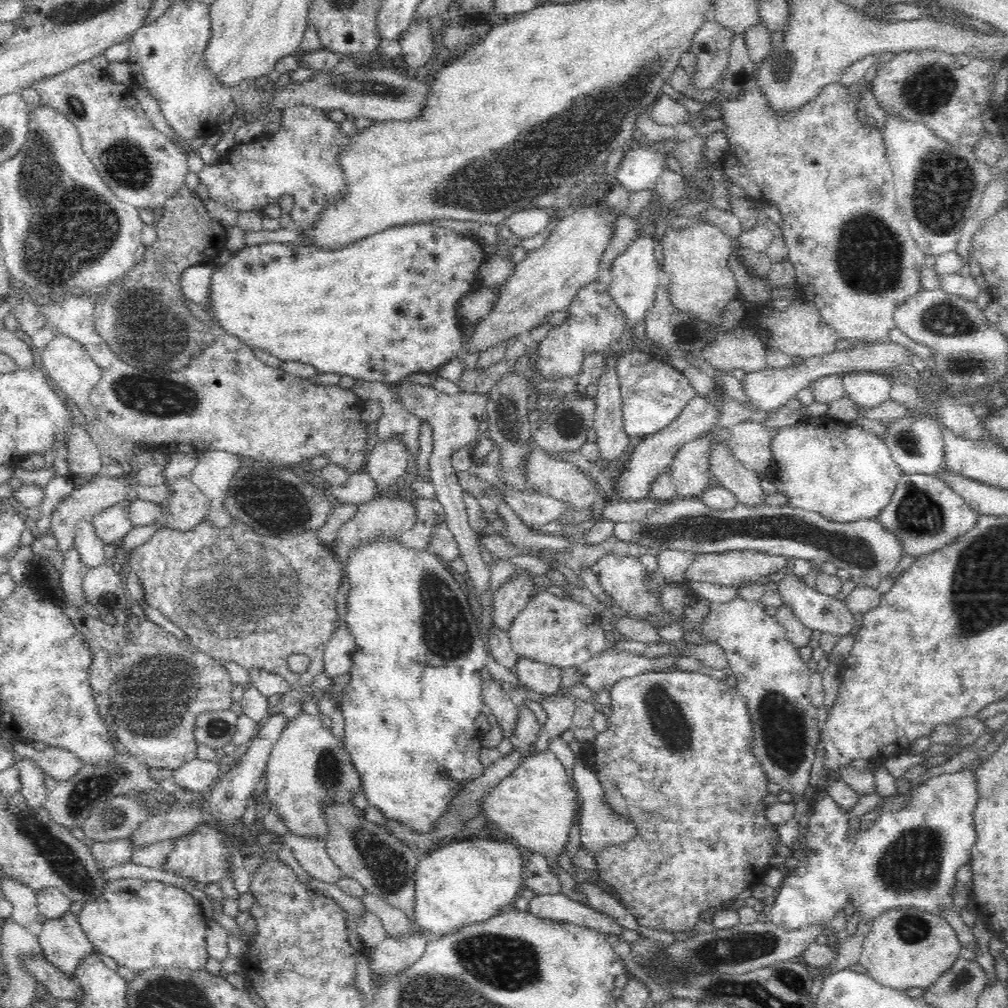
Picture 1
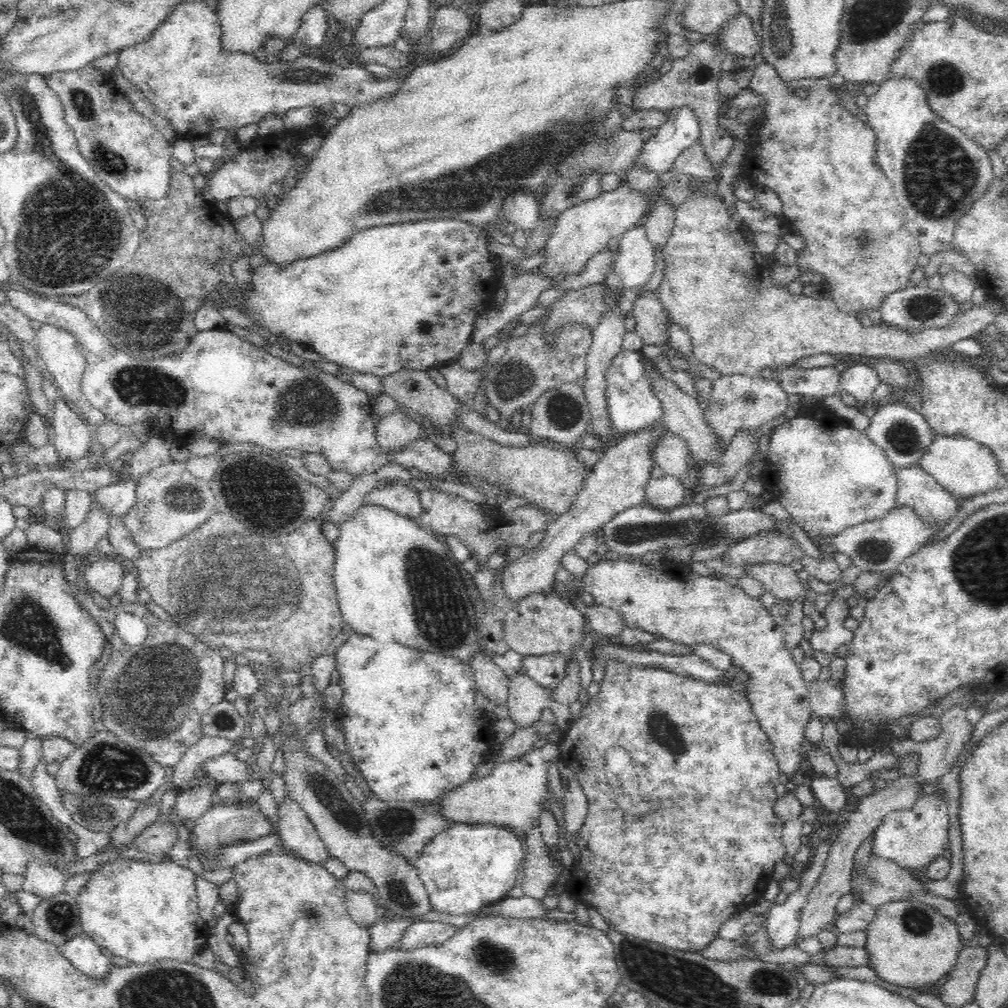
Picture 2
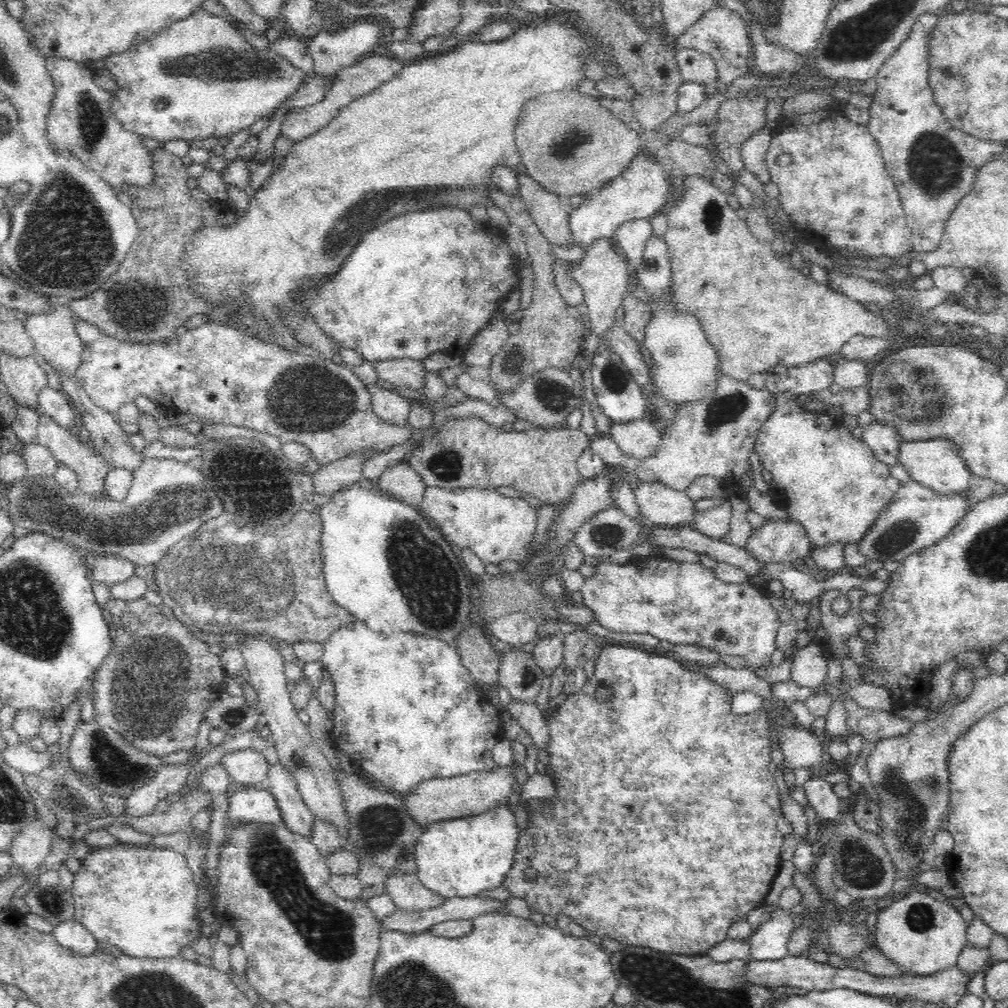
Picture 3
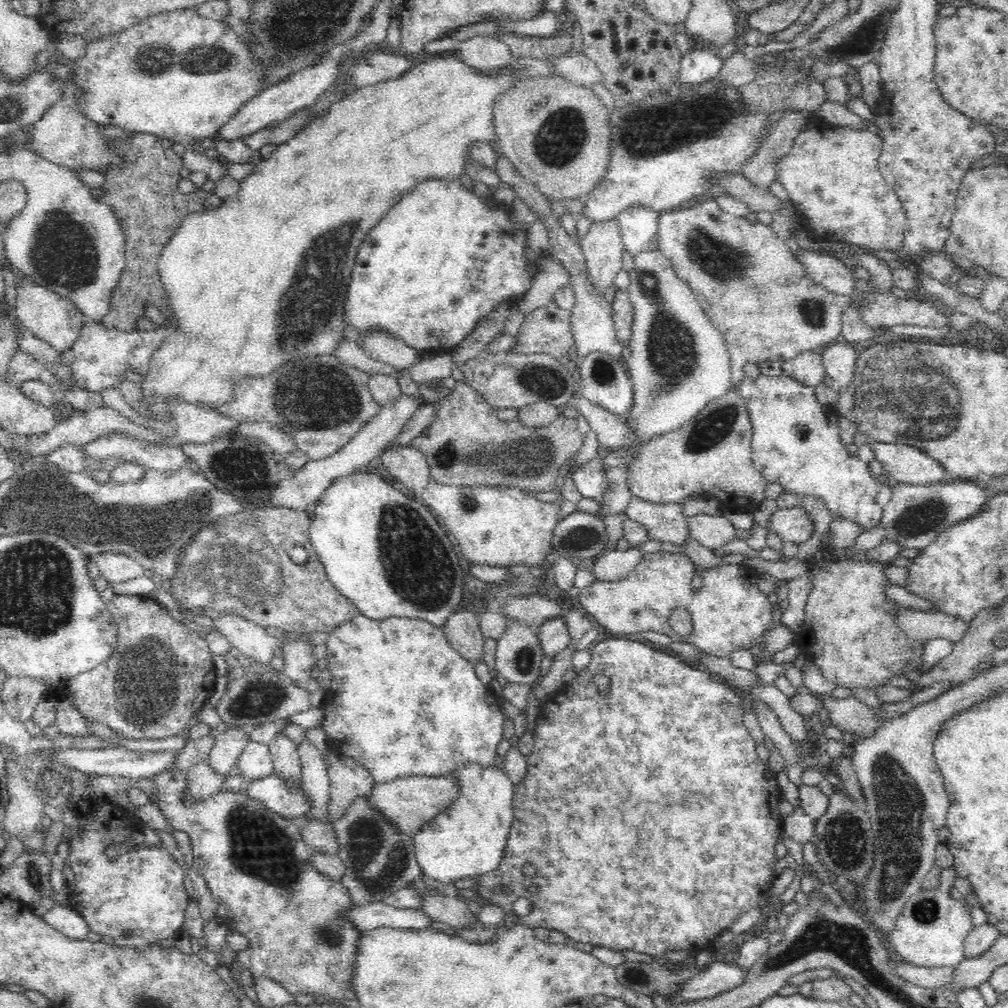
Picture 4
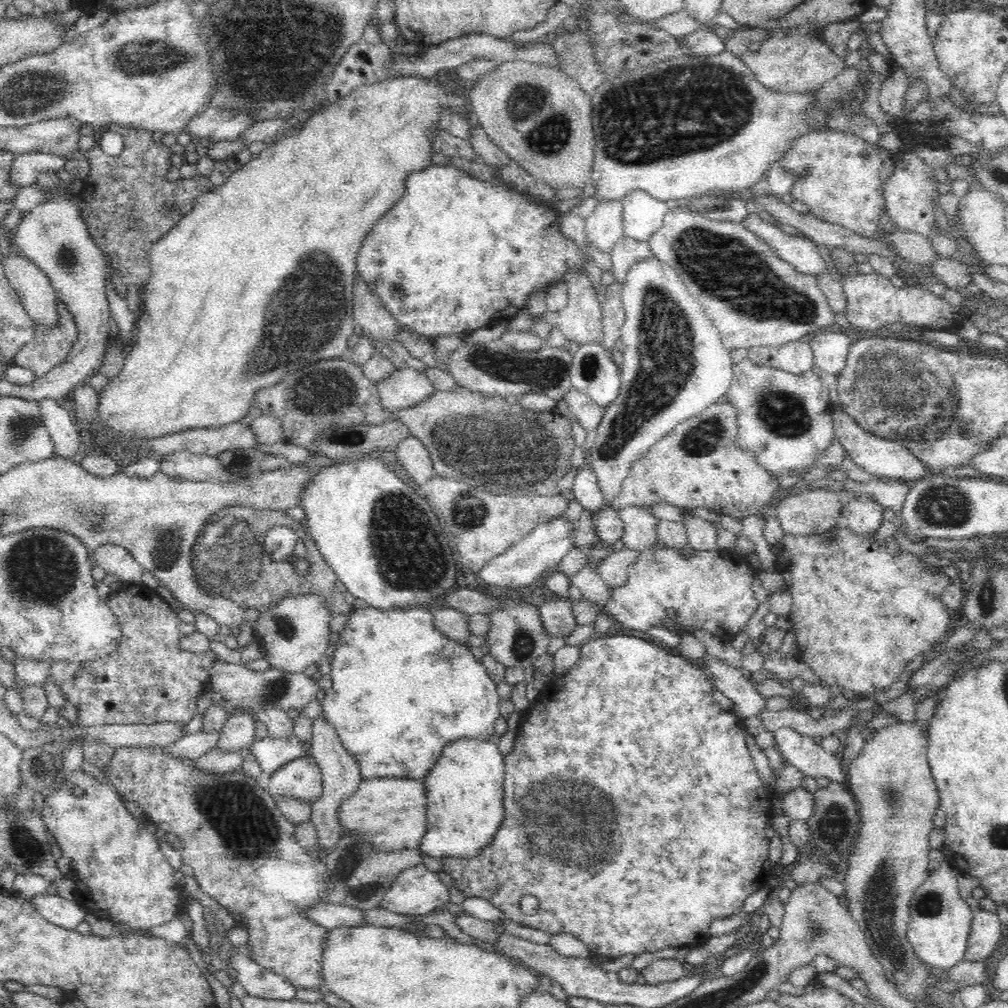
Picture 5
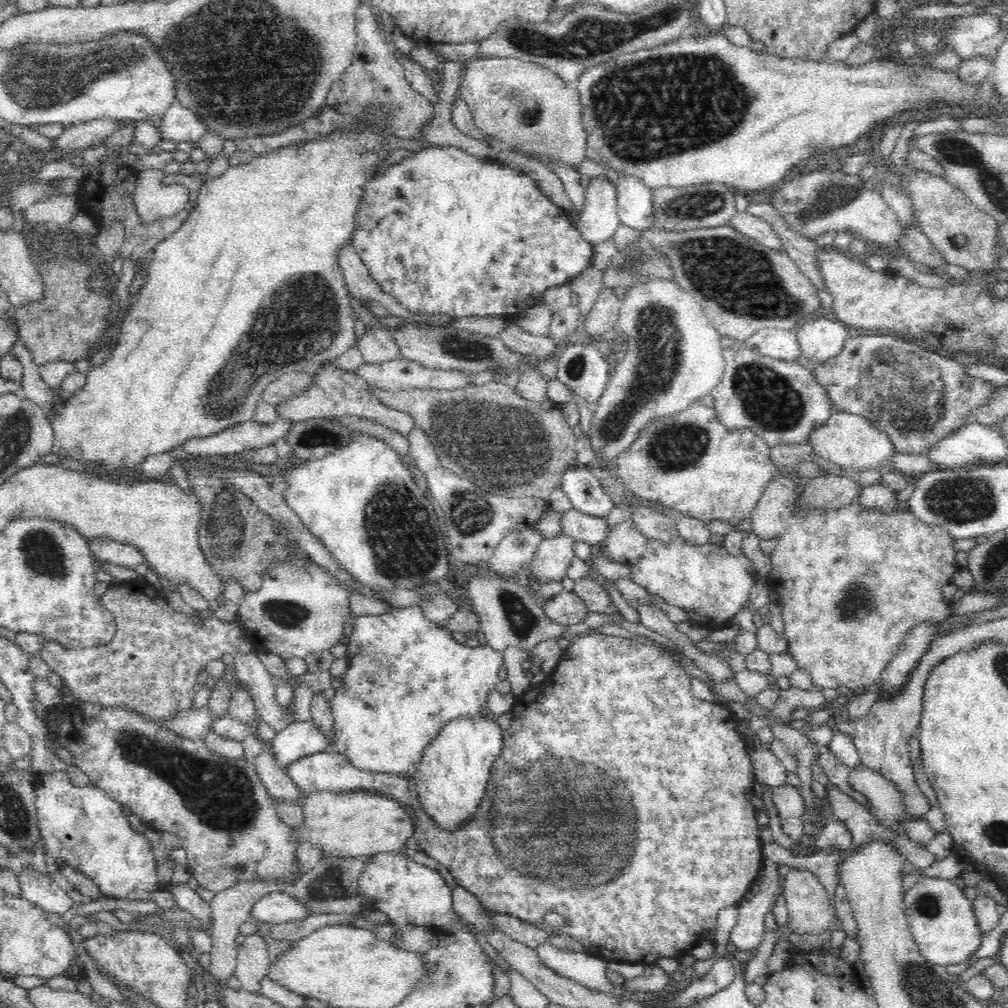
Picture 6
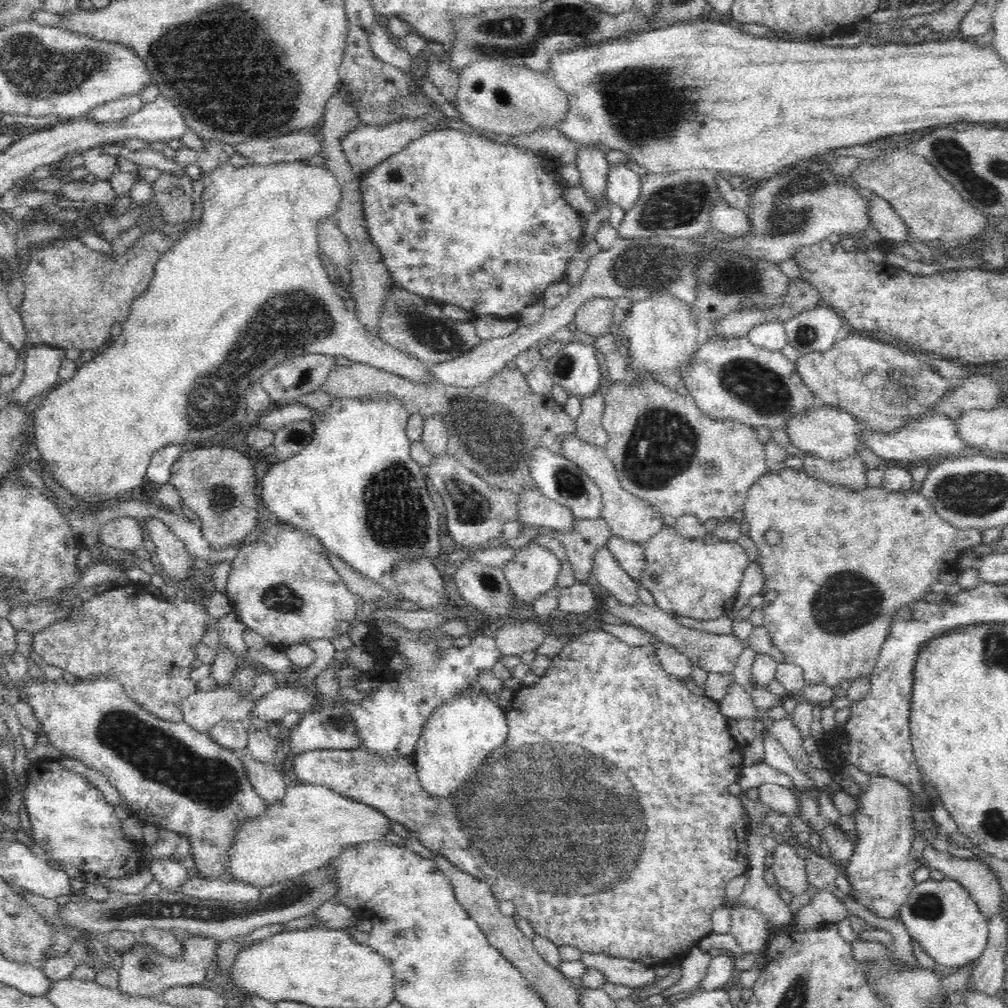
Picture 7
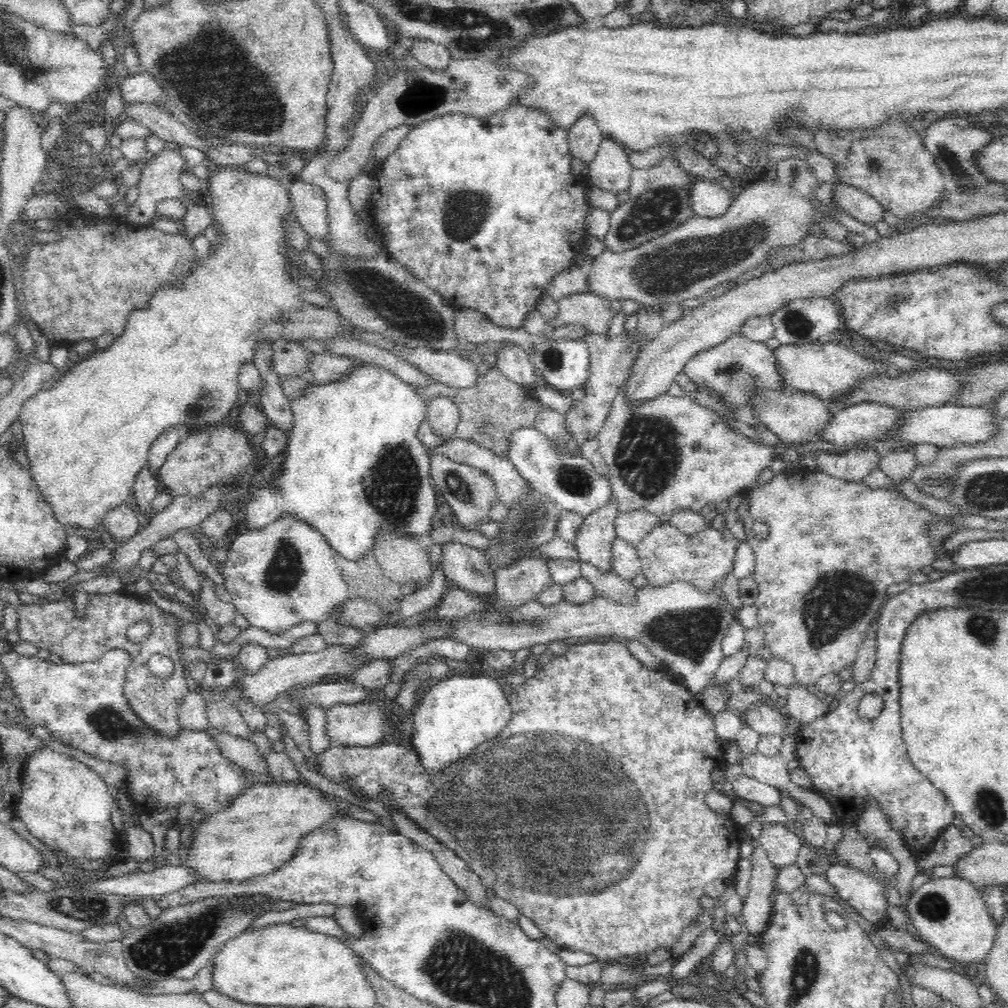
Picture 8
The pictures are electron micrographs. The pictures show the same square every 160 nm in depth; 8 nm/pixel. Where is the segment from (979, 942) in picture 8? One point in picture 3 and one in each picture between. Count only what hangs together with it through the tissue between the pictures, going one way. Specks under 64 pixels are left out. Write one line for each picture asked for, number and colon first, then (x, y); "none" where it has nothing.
3: (921, 934)
4: (931, 931)
5: (941, 921)
6: (943, 924)
7: (941, 916)

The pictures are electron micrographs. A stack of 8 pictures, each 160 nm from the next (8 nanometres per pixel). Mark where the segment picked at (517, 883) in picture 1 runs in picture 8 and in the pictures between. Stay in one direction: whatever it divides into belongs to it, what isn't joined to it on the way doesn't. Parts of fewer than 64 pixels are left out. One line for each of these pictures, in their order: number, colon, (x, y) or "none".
2: (468, 866)
3: (458, 857)
4: (468, 839)
5: (465, 789)
6: (451, 780)
7: (461, 734)
8: (458, 713)

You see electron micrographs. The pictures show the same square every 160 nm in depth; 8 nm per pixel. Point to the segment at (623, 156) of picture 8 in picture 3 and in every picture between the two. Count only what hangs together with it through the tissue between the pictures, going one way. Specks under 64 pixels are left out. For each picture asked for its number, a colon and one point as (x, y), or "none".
3: (632, 236)
4: (638, 225)
5: (642, 214)
6: (634, 199)
7: (624, 186)

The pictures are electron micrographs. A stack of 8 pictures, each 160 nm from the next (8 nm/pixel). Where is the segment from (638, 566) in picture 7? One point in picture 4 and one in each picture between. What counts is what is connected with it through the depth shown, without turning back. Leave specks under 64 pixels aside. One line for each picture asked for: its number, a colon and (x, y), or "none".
4: (665, 521)
5: (640, 523)
6: (625, 543)

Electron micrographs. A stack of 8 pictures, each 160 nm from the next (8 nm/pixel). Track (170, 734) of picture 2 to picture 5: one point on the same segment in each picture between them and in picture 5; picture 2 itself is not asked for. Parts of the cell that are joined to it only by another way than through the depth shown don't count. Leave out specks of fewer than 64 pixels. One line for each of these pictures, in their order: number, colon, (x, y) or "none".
3: (154, 689)
4: (161, 672)
5: (148, 678)

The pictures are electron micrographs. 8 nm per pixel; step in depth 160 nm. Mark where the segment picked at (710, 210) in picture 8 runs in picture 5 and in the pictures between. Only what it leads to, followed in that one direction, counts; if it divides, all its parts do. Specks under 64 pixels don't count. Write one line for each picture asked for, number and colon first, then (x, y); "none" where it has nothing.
5: (795, 249)
6: (754, 228)
7: (734, 222)

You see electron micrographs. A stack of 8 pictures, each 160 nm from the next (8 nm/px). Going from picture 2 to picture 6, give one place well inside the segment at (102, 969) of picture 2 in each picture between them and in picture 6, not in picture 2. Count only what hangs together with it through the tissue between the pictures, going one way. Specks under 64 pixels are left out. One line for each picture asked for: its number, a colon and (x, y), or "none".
3: (72, 935)
4: (61, 917)
5: (67, 914)
6: (46, 892)

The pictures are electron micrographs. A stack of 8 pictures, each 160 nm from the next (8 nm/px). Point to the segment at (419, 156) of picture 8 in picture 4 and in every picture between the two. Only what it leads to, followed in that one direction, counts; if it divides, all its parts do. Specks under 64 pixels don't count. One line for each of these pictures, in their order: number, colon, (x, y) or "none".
4: (441, 260)
5: (454, 252)
6: (445, 233)
7: (463, 220)

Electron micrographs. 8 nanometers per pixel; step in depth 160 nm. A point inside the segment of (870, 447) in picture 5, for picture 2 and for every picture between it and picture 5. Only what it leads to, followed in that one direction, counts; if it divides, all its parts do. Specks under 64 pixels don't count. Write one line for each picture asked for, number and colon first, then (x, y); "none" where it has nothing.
2: (965, 468)
3: (938, 464)
4: (907, 464)

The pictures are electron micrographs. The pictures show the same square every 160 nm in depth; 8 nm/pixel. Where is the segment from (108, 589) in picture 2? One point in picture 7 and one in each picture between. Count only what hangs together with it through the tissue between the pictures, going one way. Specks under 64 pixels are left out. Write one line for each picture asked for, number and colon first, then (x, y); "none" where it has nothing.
3: (111, 570)
4: (114, 567)
5: (116, 560)
6: (104, 549)
7: (123, 532)

